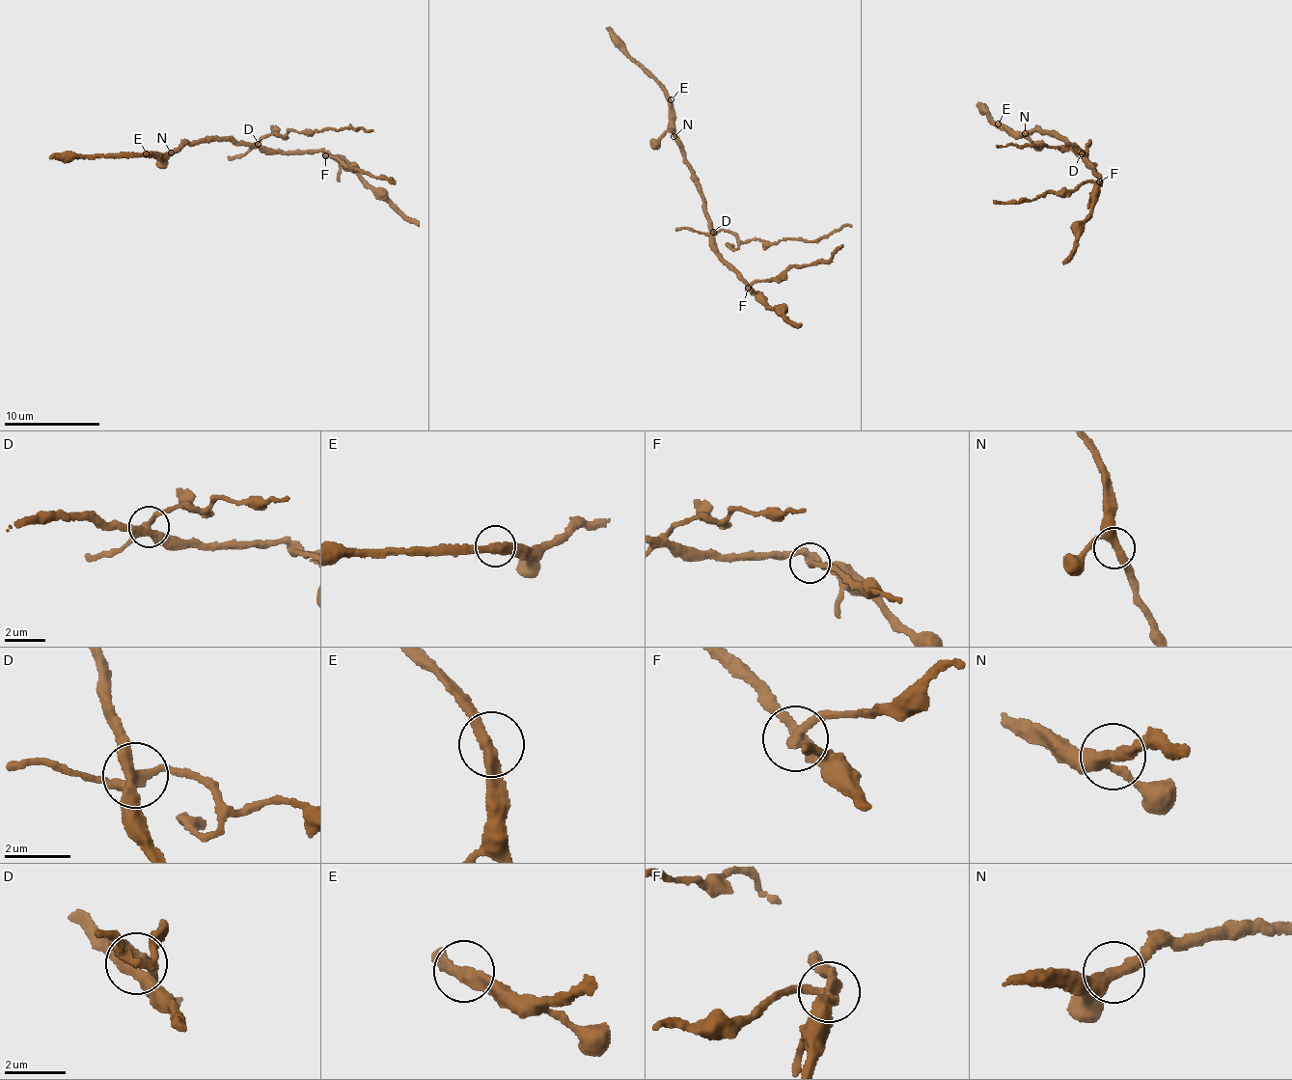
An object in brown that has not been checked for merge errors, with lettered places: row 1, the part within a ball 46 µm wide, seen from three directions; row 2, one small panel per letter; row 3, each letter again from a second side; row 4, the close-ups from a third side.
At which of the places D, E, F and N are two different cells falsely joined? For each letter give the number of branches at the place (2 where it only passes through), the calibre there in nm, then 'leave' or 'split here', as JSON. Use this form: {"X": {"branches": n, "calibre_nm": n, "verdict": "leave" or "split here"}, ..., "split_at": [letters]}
{"D": {"branches": 4, "calibre_nm": 360, "verdict": "split here"}, "E": {"branches": 2, "calibre_nm": 360, "verdict": "leave"}, "F": {"branches": 3, "calibre_nm": 280, "verdict": "split here"}, "N": {"branches": 3, "calibre_nm": 320, "verdict": "leave"}, "split_at": ["D", "F"]}

